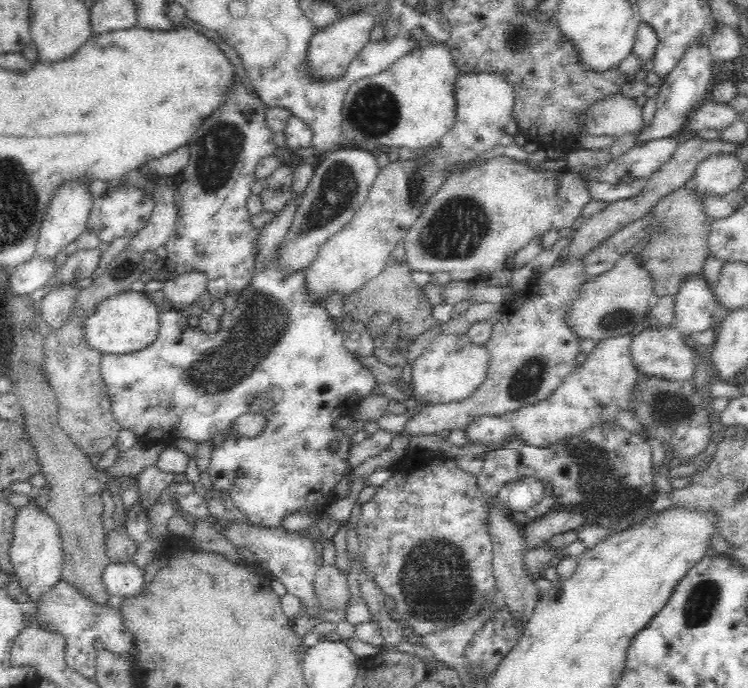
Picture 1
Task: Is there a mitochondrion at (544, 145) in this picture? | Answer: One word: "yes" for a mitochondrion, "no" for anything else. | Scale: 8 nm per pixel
no

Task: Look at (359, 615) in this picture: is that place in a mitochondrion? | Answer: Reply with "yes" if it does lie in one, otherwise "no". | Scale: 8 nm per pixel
no

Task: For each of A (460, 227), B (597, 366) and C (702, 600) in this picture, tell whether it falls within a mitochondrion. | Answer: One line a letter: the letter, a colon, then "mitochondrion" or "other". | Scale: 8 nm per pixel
A: mitochondrion
B: other
C: mitochondrion

